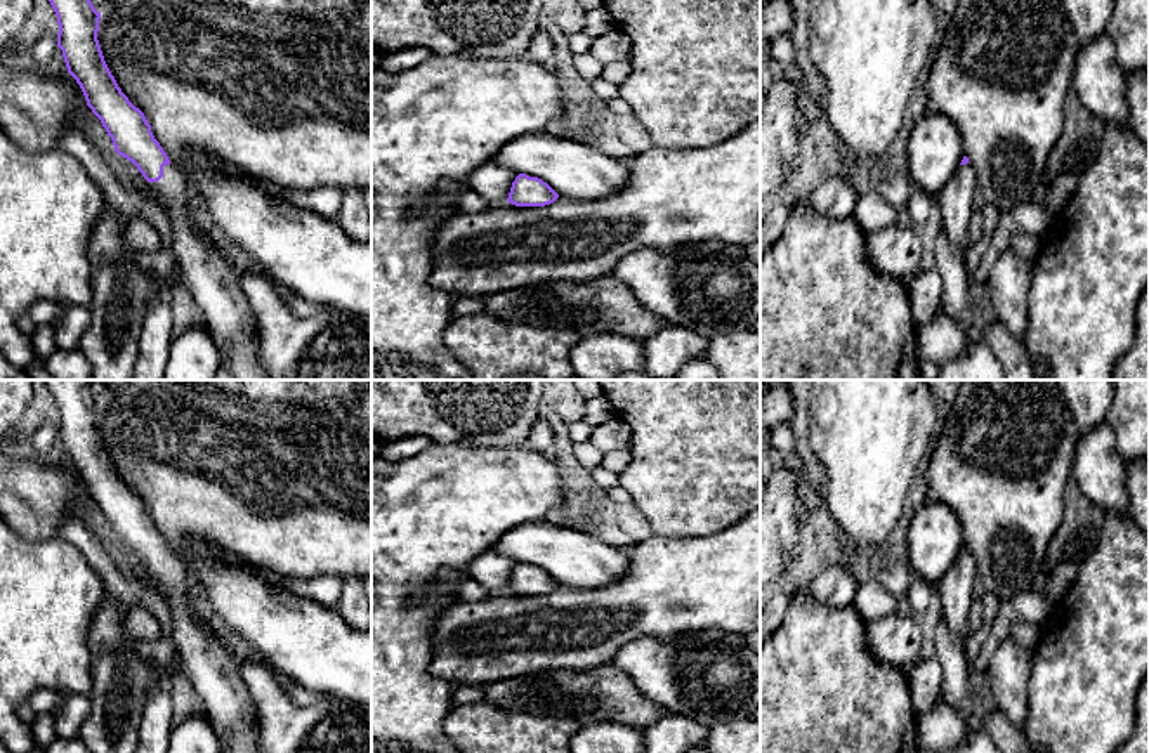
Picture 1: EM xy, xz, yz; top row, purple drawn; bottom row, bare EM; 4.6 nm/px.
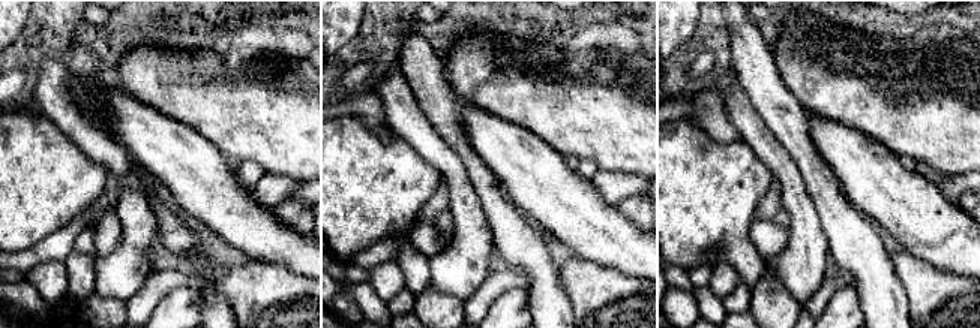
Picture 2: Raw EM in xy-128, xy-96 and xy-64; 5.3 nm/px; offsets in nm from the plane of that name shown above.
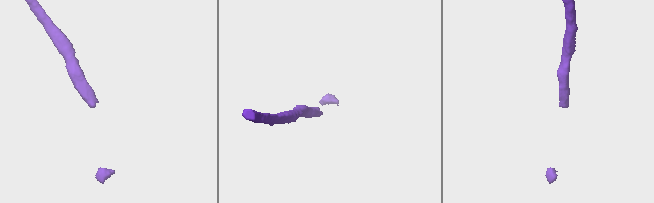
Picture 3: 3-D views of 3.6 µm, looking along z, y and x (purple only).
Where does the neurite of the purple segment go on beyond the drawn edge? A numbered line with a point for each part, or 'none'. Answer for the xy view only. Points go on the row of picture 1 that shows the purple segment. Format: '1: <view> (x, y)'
1: xy (216, 287)

